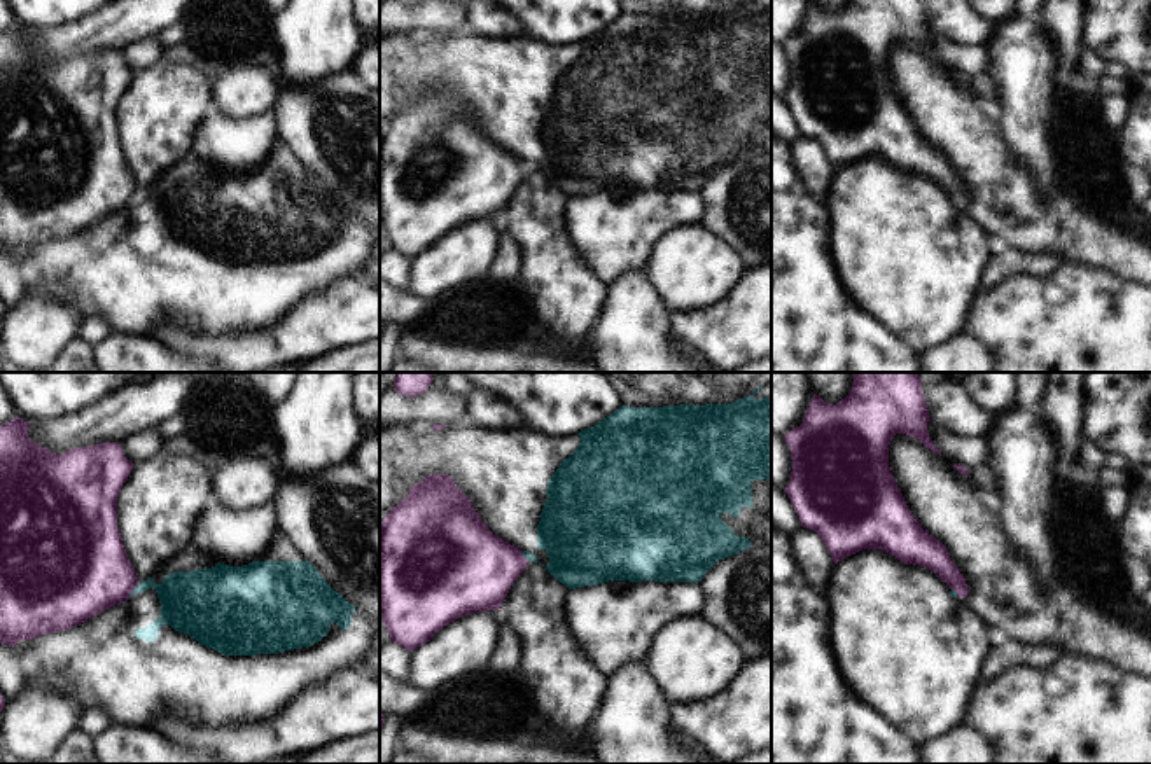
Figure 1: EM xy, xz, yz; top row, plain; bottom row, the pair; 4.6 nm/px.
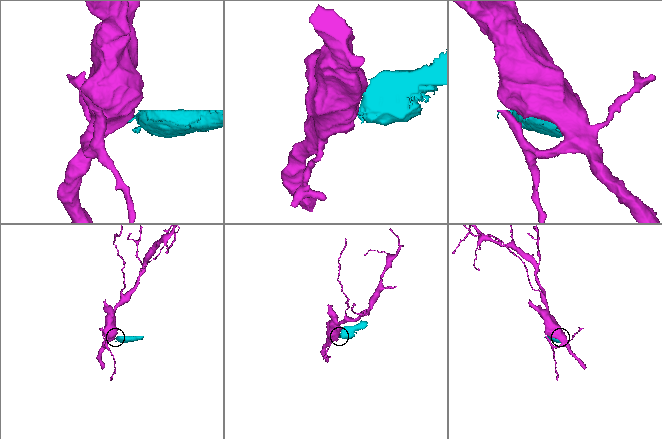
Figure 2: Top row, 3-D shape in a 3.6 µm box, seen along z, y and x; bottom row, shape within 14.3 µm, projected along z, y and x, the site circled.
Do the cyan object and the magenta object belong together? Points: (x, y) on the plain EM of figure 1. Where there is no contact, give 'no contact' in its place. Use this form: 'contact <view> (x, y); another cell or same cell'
contact xy (133, 200); another cell

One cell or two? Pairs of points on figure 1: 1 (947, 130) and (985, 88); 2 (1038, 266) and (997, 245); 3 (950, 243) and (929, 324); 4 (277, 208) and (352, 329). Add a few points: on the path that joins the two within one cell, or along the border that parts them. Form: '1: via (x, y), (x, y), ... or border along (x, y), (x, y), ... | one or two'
1: border along (968, 84), (980, 98) | two
2: via (1027, 264), (1017, 263), (1008, 256) | one
3: via (931, 263), (929, 305) | one
4: border along (359, 277), (336, 278), (291, 310) | two

